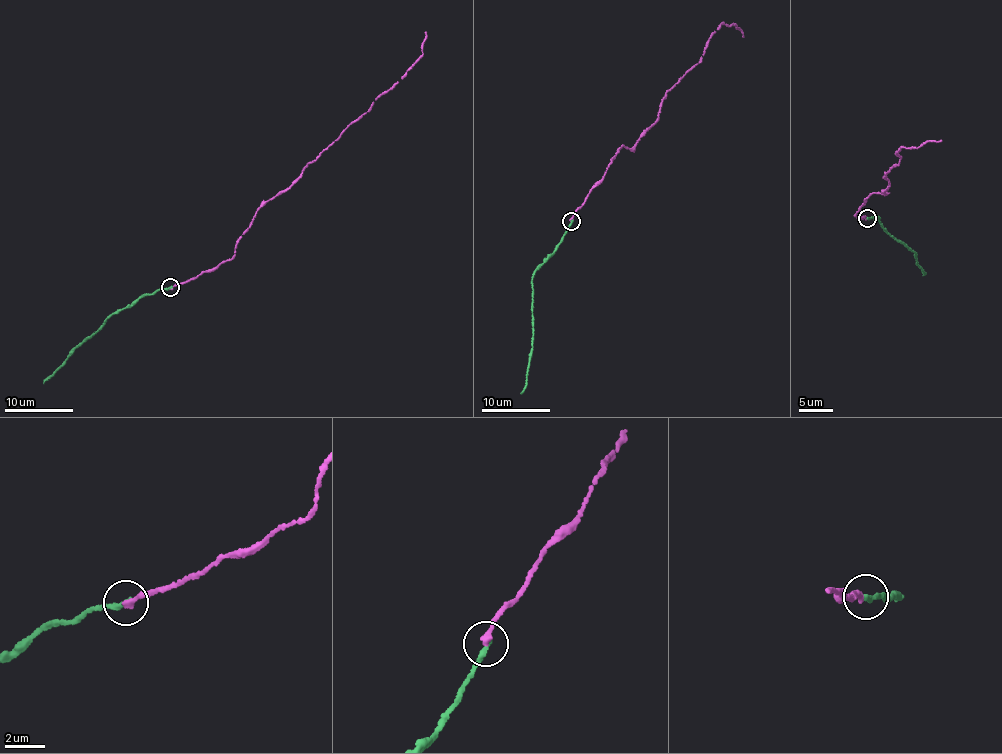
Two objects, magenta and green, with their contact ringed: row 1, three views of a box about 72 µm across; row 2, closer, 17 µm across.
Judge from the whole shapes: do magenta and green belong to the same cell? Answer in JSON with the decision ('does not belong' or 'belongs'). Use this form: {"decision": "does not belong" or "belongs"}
{"decision": "belongs"}

